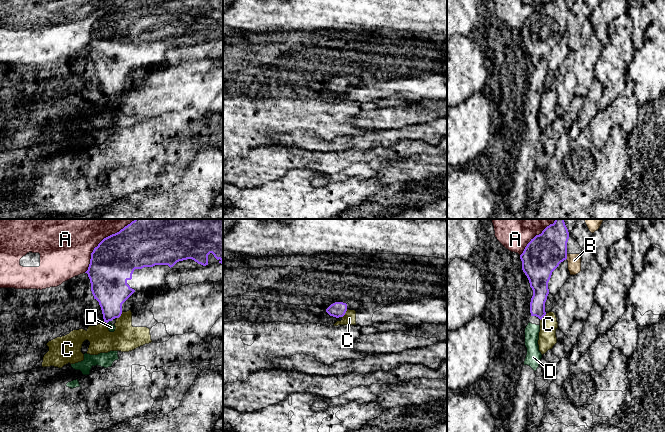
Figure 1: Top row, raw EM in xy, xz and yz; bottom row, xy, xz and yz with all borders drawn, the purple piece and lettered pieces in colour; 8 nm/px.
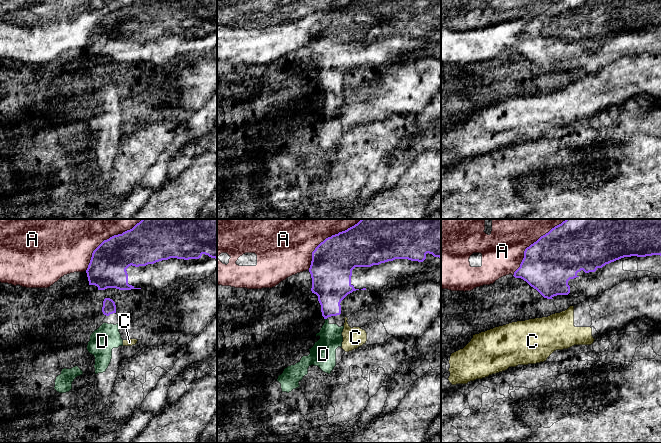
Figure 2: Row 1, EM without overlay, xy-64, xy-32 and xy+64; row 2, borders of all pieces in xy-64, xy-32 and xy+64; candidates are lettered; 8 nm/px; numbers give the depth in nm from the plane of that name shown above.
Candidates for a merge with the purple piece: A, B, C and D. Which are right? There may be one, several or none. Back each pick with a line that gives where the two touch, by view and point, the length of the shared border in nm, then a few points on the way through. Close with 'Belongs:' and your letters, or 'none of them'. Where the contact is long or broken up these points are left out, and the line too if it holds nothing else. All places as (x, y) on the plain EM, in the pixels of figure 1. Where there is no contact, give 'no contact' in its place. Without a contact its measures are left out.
D: meets purple in xy at (109, 96); contact 40 nm long; runs through xy (110, 65), (109, 96), (111, 103)
Belongs: D

